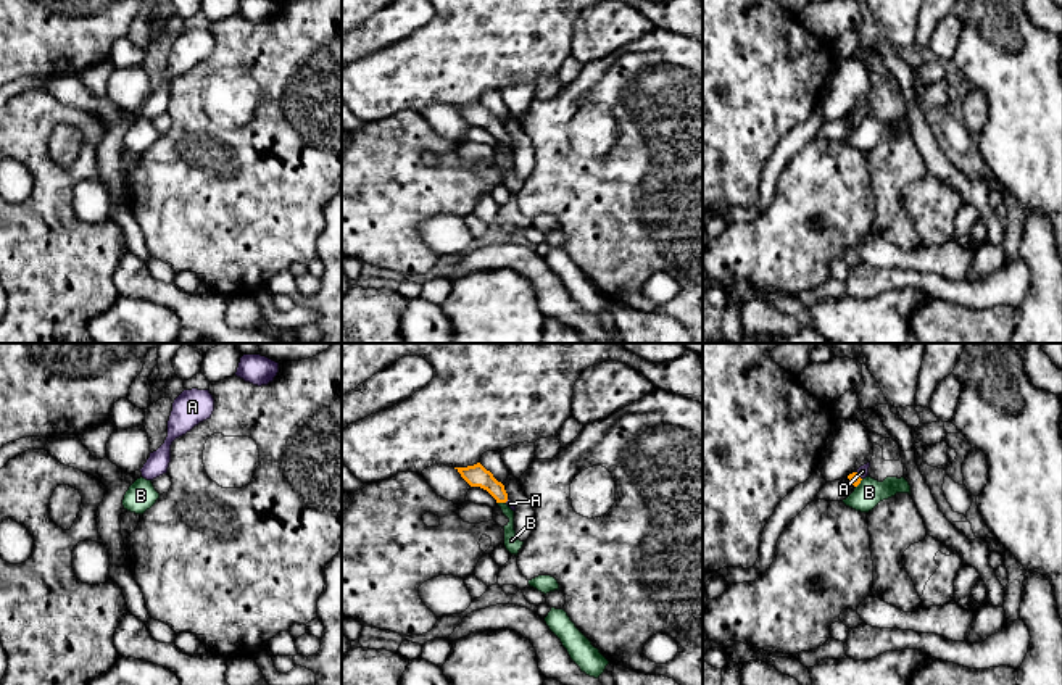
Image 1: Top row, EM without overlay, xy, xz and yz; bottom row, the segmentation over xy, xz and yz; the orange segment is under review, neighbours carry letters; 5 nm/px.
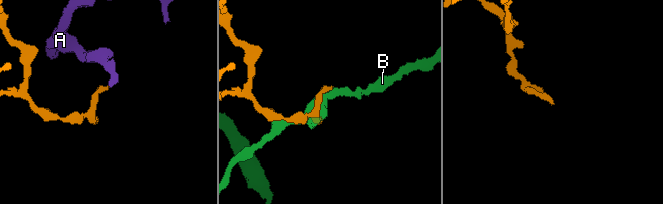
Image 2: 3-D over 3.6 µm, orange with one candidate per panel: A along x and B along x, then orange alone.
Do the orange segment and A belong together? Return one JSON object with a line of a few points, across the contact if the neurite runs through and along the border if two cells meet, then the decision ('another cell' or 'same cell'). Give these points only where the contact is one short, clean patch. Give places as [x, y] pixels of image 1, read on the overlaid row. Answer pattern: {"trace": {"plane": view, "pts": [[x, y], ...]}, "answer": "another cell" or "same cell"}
{"trace": {"plane": "yz", "pts": [[854, 479], [858, 476], [862, 471]]}, "answer": "same cell"}

